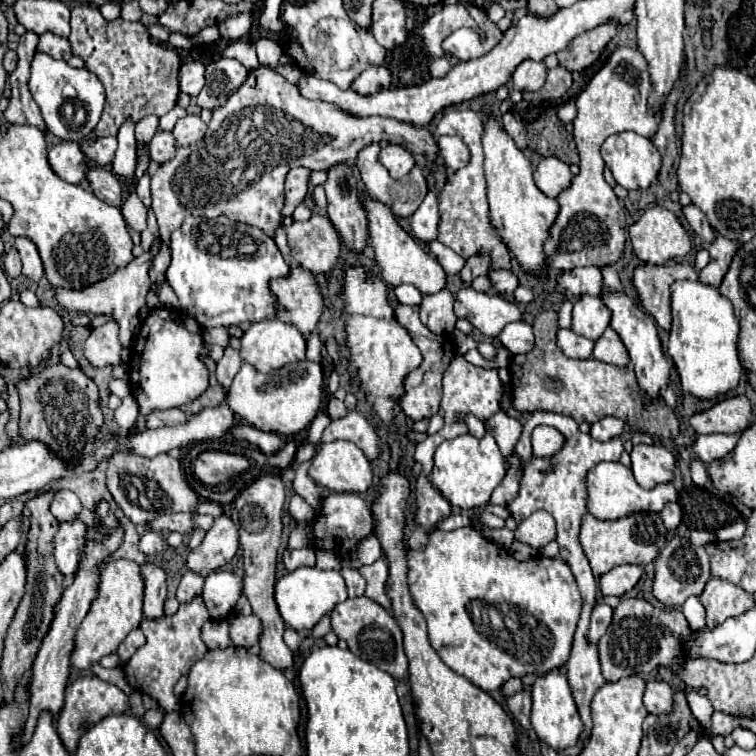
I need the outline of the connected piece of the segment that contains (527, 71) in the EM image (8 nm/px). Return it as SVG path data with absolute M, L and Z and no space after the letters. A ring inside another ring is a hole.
M522 61L512 73L514 89L518 91L538 91L546 81L544 61Z

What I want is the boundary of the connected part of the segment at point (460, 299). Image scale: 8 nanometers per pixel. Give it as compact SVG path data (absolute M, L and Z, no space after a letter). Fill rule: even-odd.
M464 287L458 291L454 311L458 317L468 319L478 331L488 337L498 337L504 325L522 321L522 313L514 303L502 299L496 293L474 291L472 287Z

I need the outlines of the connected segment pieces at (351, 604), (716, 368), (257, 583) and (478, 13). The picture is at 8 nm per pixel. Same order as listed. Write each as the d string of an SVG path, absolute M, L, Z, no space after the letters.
M354 597L346 599L344 603L338 603L334 611L330 613L332 619L332 631L338 635L338 639L344 639L348 643L348 649L362 657L362 661L374 663L378 669L390 673L394 679L406 679L408 677L408 659L404 655L402 647L402 631L394 617L382 609L376 601L370 601L368 597Z
M674 281L670 285L670 295L672 295L672 329L670 329L670 341L666 351L680 373L682 389L698 399L712 399L716 395L728 393L738 385L742 375L742 365L738 359L740 327L730 299L722 297L716 287L702 285L702 281Z
M278 471L262 473L256 481L252 481L232 503L232 521L240 529L240 545L242 545L242 559L244 559L244 593L252 605L252 611L262 619L264 631L260 637L260 657L274 665L280 671L292 667L292 651L282 641L284 621L278 613L278 605L274 601L274 573L280 549L280 535L282 535L282 509L284 509L284 483Z
M466 3L466 7L468 7L472 19L478 23L478 27L482 27L486 37L480 39L478 31L466 29L466 27L458 29L450 37L446 37L444 43L442 43L442 49L448 55L452 55L452 57L456 57L460 61L478 59L478 57L490 53L500 43L500 39L502 39L502 31L488 19L488 15L482 9L474 7L472 3Z

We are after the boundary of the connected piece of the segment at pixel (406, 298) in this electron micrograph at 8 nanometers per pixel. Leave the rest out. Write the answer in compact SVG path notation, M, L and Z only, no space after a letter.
M398 285L394 289L394 293L396 293L398 301L406 303L406 305L418 305L420 299L422 299L422 295L414 287L410 287L410 285Z

